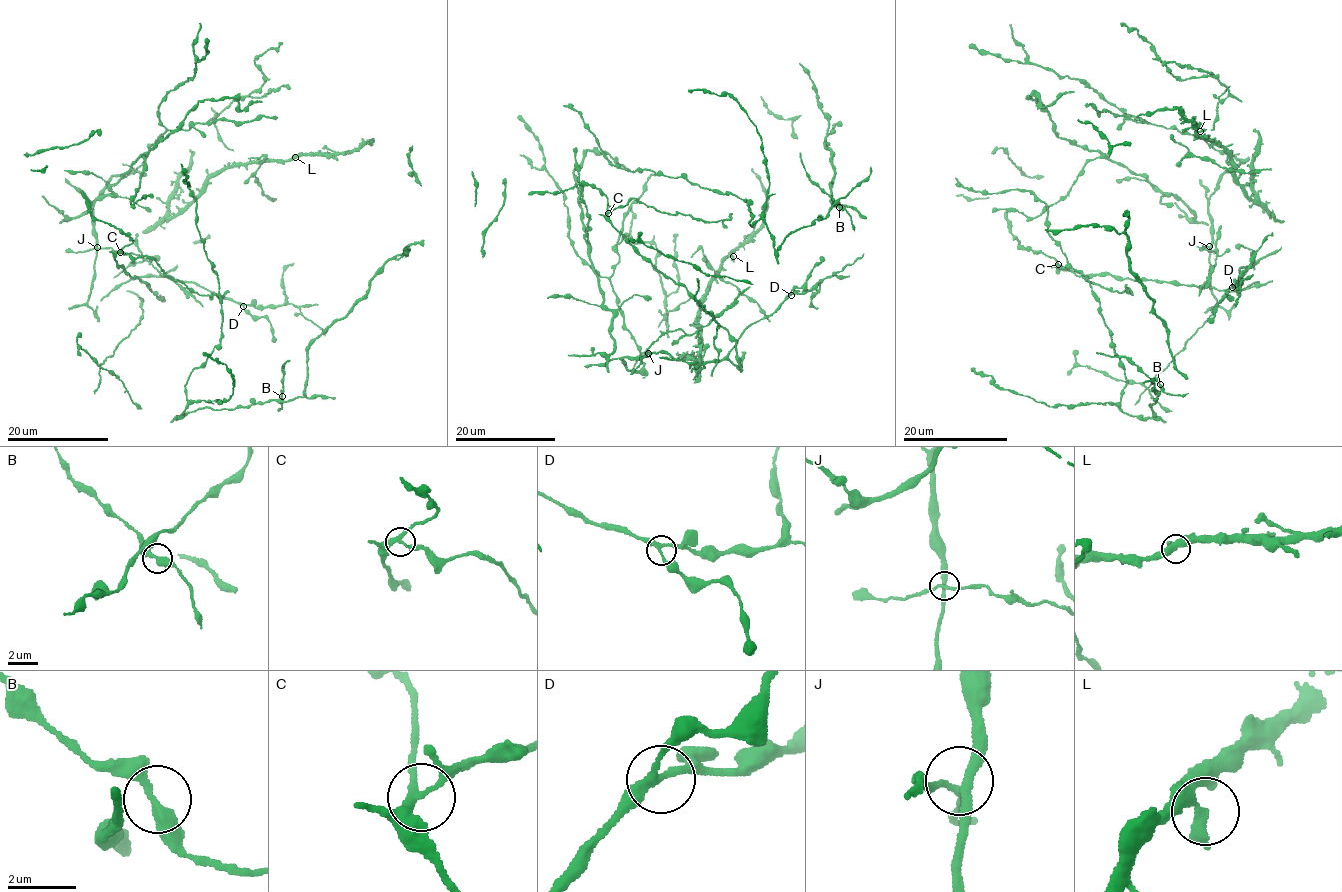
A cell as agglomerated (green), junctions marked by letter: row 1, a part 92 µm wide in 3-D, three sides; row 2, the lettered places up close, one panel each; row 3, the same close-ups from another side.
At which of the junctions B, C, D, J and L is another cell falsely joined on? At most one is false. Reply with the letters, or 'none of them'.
C

